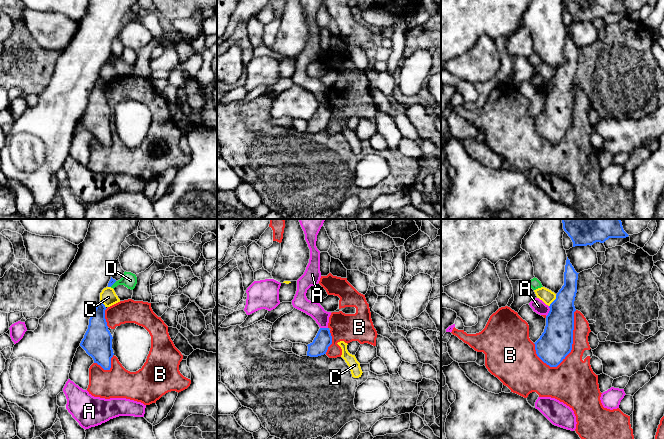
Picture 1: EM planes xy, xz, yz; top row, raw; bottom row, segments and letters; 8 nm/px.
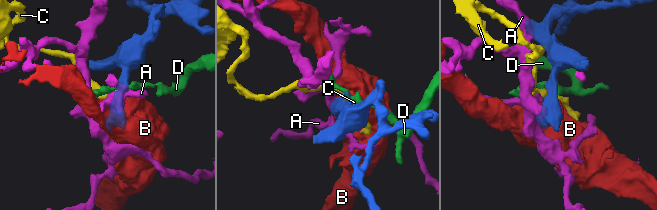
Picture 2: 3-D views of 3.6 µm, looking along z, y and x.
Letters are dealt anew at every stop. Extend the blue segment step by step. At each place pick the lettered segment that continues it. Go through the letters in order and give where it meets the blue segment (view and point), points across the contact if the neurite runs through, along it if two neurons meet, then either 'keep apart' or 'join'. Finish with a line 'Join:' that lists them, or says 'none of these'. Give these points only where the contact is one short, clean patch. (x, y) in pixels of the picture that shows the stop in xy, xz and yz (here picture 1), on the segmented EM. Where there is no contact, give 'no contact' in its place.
A: meets blue in yz at (549, 311); border along yz (549, 306), (549, 312), (546, 316); keep apart
B: meets blue in yz at (572, 341); keep apart
C: meets blue in yz at (553, 301); border along yz (556, 295), (556, 298), (549, 306); keep apart
D: meets blue in xy at (113, 283); border along xy (116, 281), (110, 286); keep apart
Join: none of these

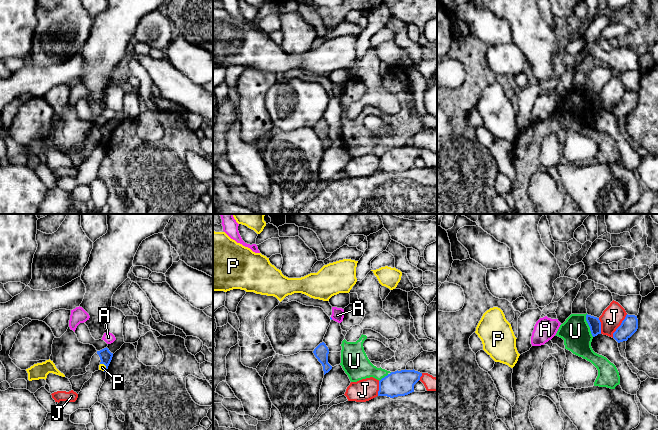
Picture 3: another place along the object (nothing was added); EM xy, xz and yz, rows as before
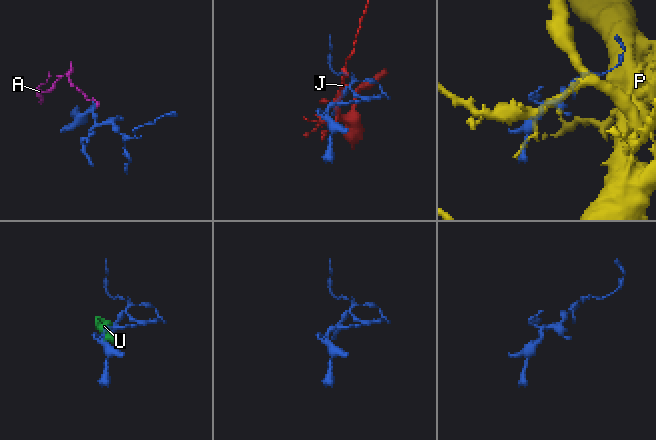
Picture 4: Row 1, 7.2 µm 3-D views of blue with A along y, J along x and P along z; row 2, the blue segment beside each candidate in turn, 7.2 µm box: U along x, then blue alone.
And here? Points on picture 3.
A: meets blue in xz at (331, 318); border along xz (330, 317), (332, 319); keep apart
J: meets blue in yz at (619, 326); keep apart
P: meets blue in xy at (105, 365); border along xy (100, 363), (105, 366), (105, 371); keep apart
U: meets blue in yz at (588, 324); keep apart
Join: none of these

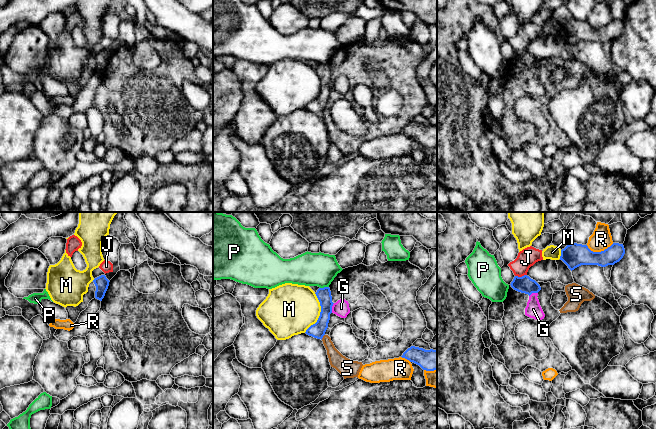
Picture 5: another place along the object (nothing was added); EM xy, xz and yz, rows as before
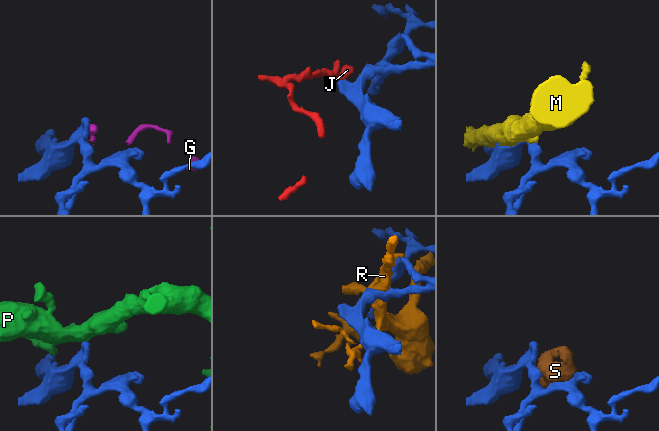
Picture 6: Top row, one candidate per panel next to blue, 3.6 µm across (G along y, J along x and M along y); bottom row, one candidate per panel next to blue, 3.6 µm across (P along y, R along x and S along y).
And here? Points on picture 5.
G: meets blue in xz at (331, 308); border along xz (334, 303), (331, 312); keep apart
J: meets blue in yz at (520, 277); border along yz (526, 274), (515, 276); keep apart
M: meets blue in xz at (320, 313); keep apart
P: meets blue in xz at (324, 287); border along xz (328, 286), (320, 288); keep apart
R: meets blue in yz at (599, 252); keep apart
S: meets blue in xz at (322, 337); keep apart
Join: none of these

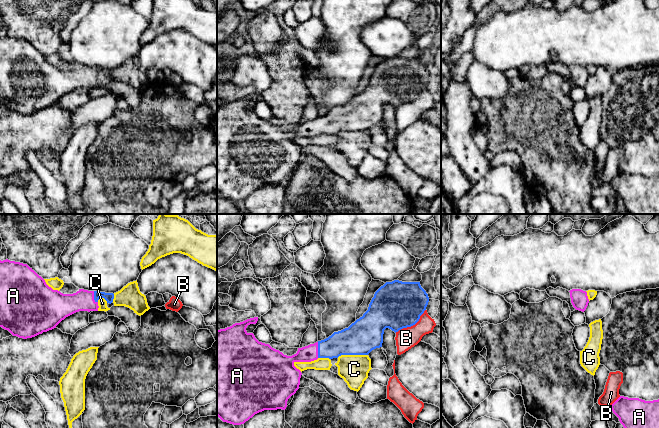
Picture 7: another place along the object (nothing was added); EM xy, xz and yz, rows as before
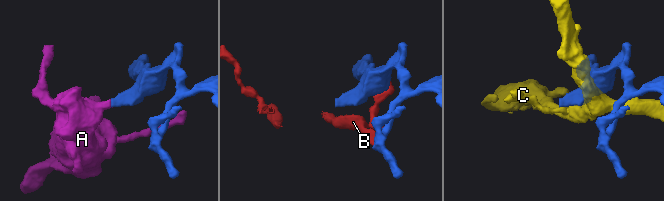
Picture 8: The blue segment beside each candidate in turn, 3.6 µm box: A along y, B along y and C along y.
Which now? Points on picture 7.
A: meets blue in xz at (318, 350); join
B: meets blue in xz at (412, 325); border along xz (425, 309), (414, 324), (403, 327), (395, 332); keep apart
C: meets blue in xz at (352, 354); border along xz (367, 354), (341, 354), (337, 357); keep apart
Join: A

